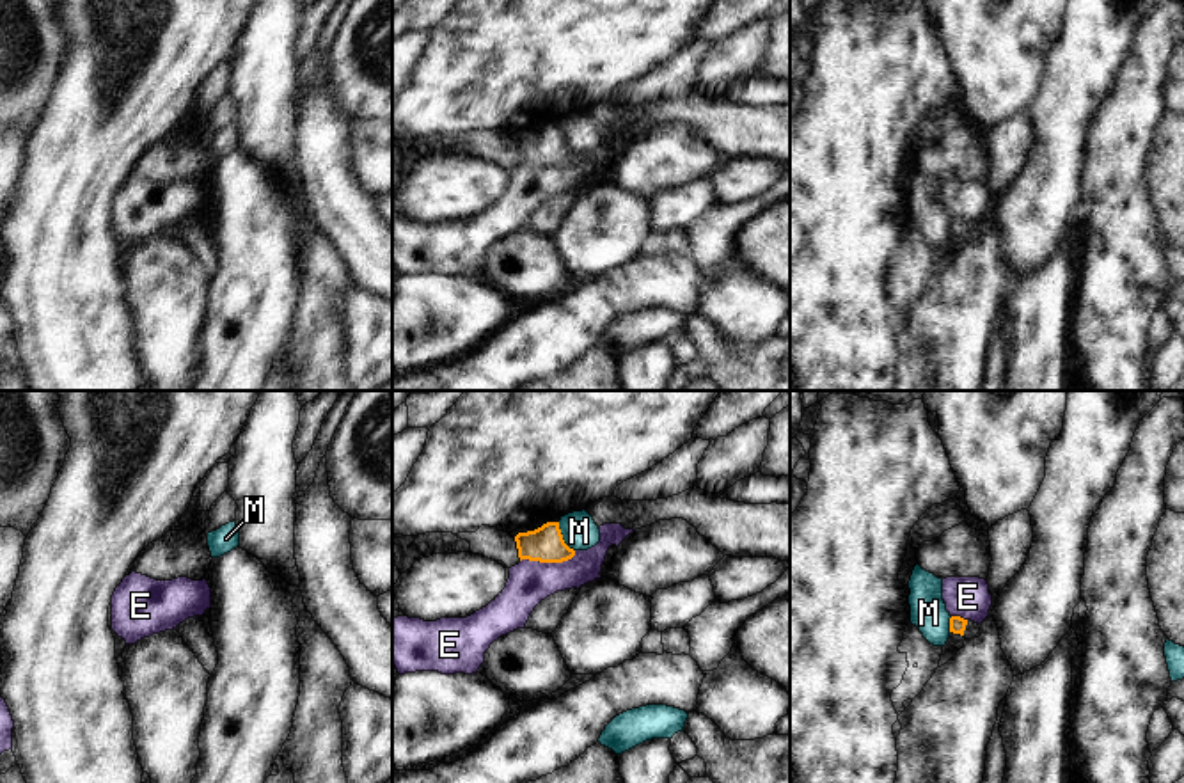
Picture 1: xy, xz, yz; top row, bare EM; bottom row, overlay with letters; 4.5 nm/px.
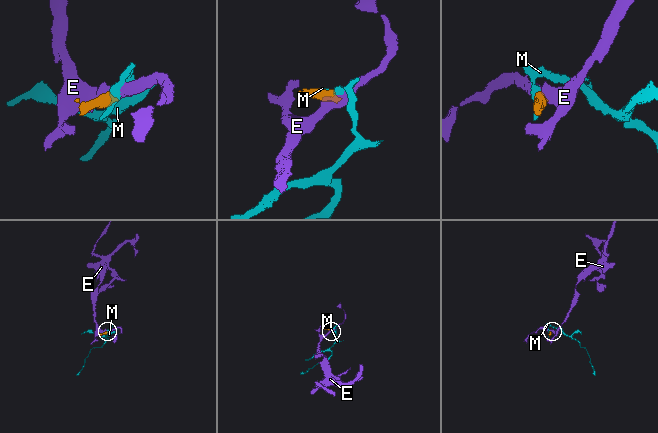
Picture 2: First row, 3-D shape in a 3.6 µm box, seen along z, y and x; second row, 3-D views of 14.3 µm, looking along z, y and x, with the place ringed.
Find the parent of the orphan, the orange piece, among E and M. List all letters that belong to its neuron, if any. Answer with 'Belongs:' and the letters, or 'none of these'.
Belongs: none of these

